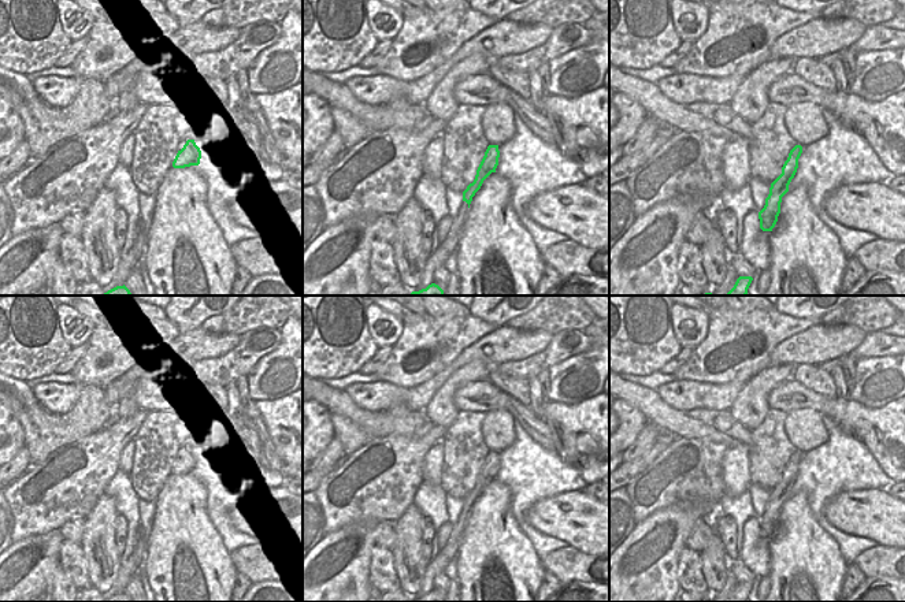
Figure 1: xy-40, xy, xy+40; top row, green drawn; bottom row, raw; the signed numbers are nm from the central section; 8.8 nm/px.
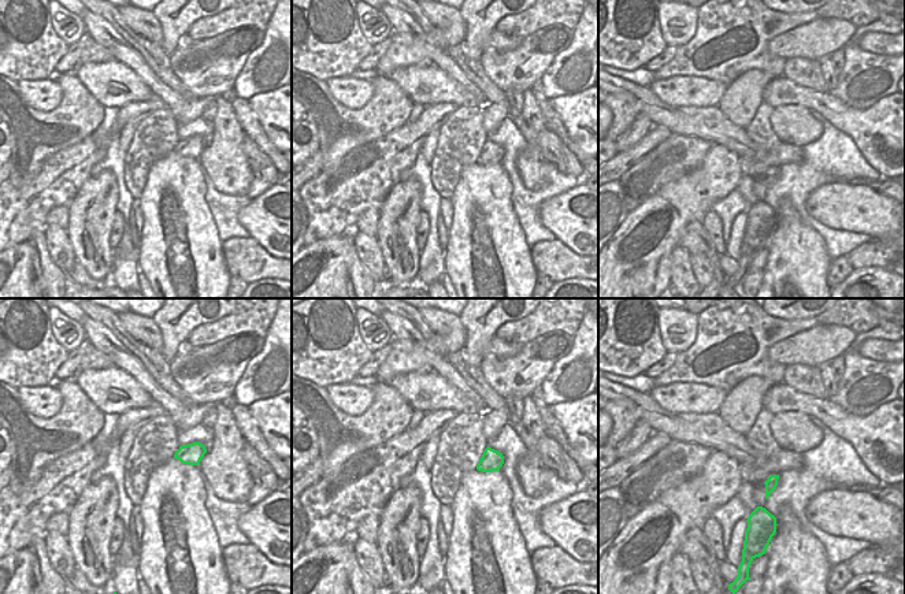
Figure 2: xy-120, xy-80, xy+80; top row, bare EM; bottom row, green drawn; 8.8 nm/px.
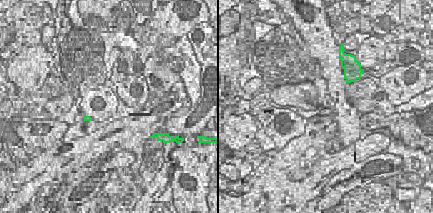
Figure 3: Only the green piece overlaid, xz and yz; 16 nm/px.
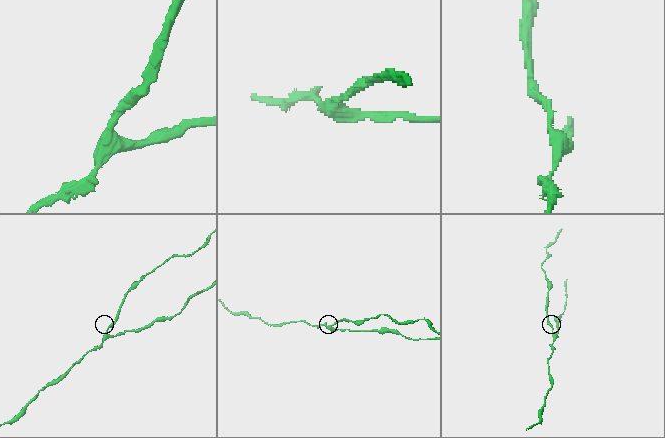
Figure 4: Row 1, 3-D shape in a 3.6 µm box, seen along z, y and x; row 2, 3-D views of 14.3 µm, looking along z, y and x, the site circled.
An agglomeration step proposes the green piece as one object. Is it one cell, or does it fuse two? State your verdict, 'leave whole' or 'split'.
split

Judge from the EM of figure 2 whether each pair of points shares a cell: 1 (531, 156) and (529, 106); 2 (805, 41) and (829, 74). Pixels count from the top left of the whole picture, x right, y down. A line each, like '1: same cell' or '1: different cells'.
1: same cell
2: different cells

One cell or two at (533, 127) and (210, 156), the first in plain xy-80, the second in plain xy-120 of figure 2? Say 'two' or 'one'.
one

